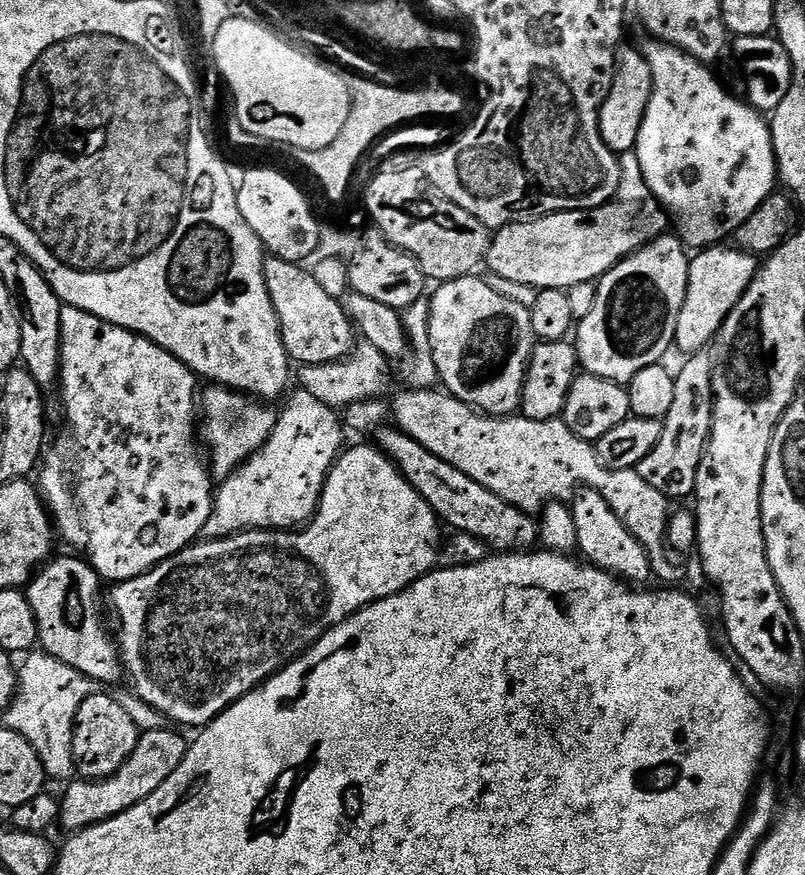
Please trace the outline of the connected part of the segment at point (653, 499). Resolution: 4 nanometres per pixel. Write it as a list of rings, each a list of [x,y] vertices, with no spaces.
[[[408,388],[403,391],[397,394],[396,401],[392,404],[392,412],[396,415],[395,427],[403,430],[422,446],[426,446],[430,454],[438,454],[442,462],[450,462],[450,466],[462,470],[466,478],[474,478],[474,482],[478,482],[478,486],[486,486],[490,494],[498,494],[498,498],[510,502],[510,506],[529,514],[539,514],[553,502],[571,501],[582,486],[598,490],[598,494],[602,494],[602,498],[610,502],[610,510],[618,514],[622,526],[626,526],[626,530],[630,530],[630,534],[634,534],[634,538],[638,538],[638,542],[648,552],[648,557],[652,559],[653,577],[657,581],[665,580],[668,583],[665,585],[668,586],[679,585],[676,583],[683,578],[684,568],[668,557],[668,552],[670,553],[668,521],[674,515],[673,501],[669,500],[666,494],[654,490],[654,486],[649,486],[635,468],[630,470],[607,468],[598,458],[593,441],[578,438],[578,434],[574,434],[574,430],[570,430],[570,426],[566,426],[562,418],[534,422],[519,414],[485,416],[483,412],[476,411],[469,404],[449,396],[444,390]]]

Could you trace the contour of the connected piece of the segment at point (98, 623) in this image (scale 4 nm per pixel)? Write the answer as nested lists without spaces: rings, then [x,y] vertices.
[[[76,554],[49,559],[26,585],[30,610],[38,622],[39,647],[68,666],[76,667],[100,686],[122,680],[120,649],[100,613],[102,581],[87,560]]]

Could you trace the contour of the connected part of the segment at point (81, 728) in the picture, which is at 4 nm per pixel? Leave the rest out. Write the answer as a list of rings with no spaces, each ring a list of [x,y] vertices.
[[[97,694],[86,698],[78,710],[73,730],[73,762],[75,771],[86,780],[101,780],[117,772],[138,746],[142,728],[112,696]]]

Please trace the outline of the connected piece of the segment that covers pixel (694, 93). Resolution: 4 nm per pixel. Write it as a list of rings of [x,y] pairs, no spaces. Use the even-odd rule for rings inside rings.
[[[656,38],[649,41],[642,49],[642,55],[652,75],[652,92],[648,95],[635,151],[646,186],[655,202],[657,200],[665,208],[663,211],[671,227],[672,224],[676,227],[675,235],[689,249],[703,250],[727,241],[724,239],[727,236],[729,239],[738,226],[742,226],[742,222],[746,222],[746,218],[750,218],[750,214],[754,214],[754,210],[758,210],[758,206],[777,191],[772,129],[761,113],[716,81],[709,65],[670,43]]]

